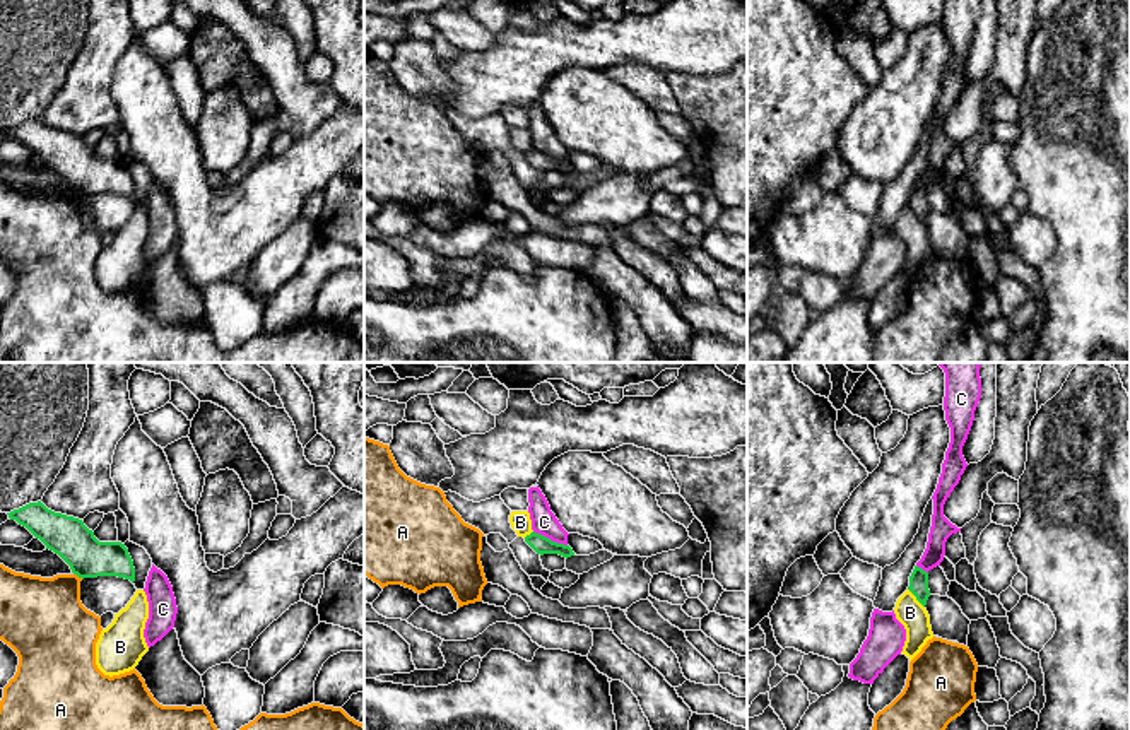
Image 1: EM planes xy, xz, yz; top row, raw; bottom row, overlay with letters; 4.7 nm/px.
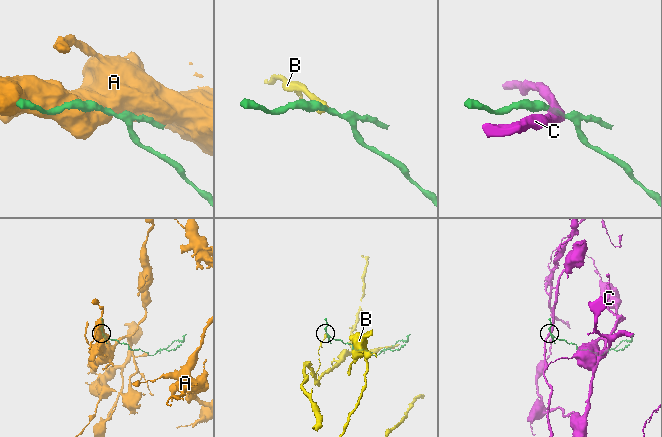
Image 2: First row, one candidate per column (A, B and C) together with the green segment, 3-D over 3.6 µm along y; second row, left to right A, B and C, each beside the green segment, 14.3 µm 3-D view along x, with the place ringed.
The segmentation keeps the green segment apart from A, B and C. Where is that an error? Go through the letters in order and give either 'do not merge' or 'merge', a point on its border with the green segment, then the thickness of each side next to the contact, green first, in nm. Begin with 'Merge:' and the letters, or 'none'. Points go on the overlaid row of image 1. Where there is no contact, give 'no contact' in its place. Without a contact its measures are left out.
Merge: none
A: do not merge | xy (79, 576) | 190/380 nm
B: do not merge | yz (917, 599) | 100/140 nm
C: do not merge | xz (549, 539) | 90/120 nm

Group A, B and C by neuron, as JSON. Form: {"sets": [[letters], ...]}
{"sets": [["A"], ["B"], ["C"]]}

